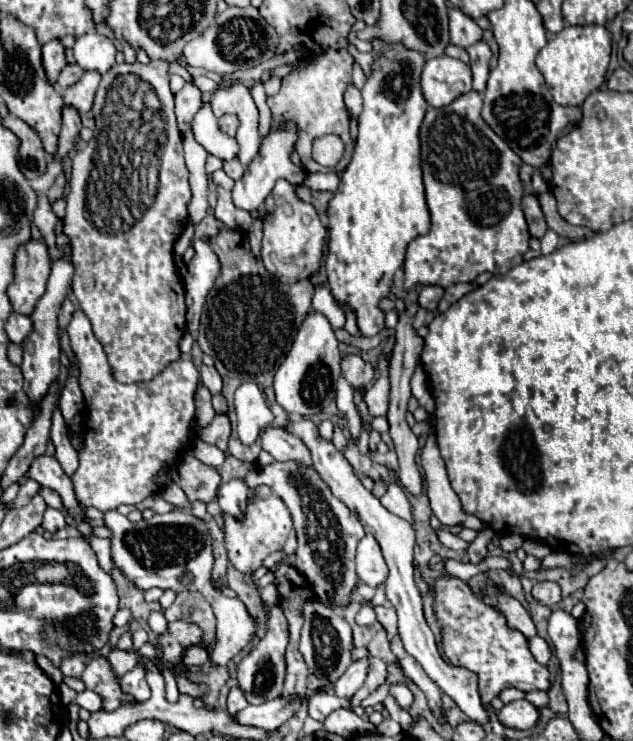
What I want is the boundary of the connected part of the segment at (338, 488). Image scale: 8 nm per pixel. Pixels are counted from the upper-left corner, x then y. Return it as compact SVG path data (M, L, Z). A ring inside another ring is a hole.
M300 417L300 419L290 419L288 421L288 427L286 427L292 435L298 435L302 437L304 445L310 449L310 455L312 455L312 463L314 463L314 469L320 473L320 477L330 485L332 493L342 499L346 503L346 507L356 513L356 517L360 519L362 527L372 533L376 537L376 541L380 543L382 547L382 553L384 553L384 559L388 563L388 569L390 569L390 575L386 579L386 597L388 601L392 603L392 607L396 609L398 613L398 633L400 633L400 639L404 643L404 649L408 655L412 655L420 665L422 669L426 671L426 675L446 693L450 695L456 705L476 723L480 725L486 725L490 721L490 713L488 709L484 707L482 699L480 699L480 693L478 693L478 679L472 671L464 669L464 667L456 667L456 665L448 665L438 649L436 649L436 641L434 641L434 635L424 619L424 613L422 613L422 597L420 597L420 591L414 583L414 567L412 567L412 559L414 559L414 527L412 523L396 517L394 513L390 513L386 507L382 507L380 499L372 495L372 491L368 491L354 467L350 465L350 461L344 457L342 451L338 451L334 447L332 441L324 439L318 431L318 425L306 417Z

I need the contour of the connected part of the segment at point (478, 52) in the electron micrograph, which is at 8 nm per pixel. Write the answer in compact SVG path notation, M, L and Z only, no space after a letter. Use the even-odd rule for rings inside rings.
M478 41L476 45L468 47L466 51L470 55L470 67L472 67L472 73L474 73L474 87L486 85L488 63L490 63L490 57L492 57L488 43L486 41Z

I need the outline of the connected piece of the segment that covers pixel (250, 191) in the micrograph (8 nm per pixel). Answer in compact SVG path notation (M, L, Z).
M288 123L290 129L286 131L270 131L270 135L262 141L260 145L260 151L256 155L256 159L248 165L246 173L234 183L234 189L232 189L232 201L234 201L234 207L236 209L244 209L244 211L256 211L264 205L264 199L268 197L268 193L272 191L274 183L278 179L288 179L290 183L304 183L304 169L296 167L292 161L290 161L290 151L294 149L294 143L296 143L296 129L292 123Z

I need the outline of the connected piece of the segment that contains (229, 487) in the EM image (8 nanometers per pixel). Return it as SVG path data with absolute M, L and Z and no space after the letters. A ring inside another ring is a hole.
M230 479L228 483L220 485L216 497L218 497L218 503L224 513L230 513L236 519L240 519L244 513L244 507L246 507L248 487L242 479Z

